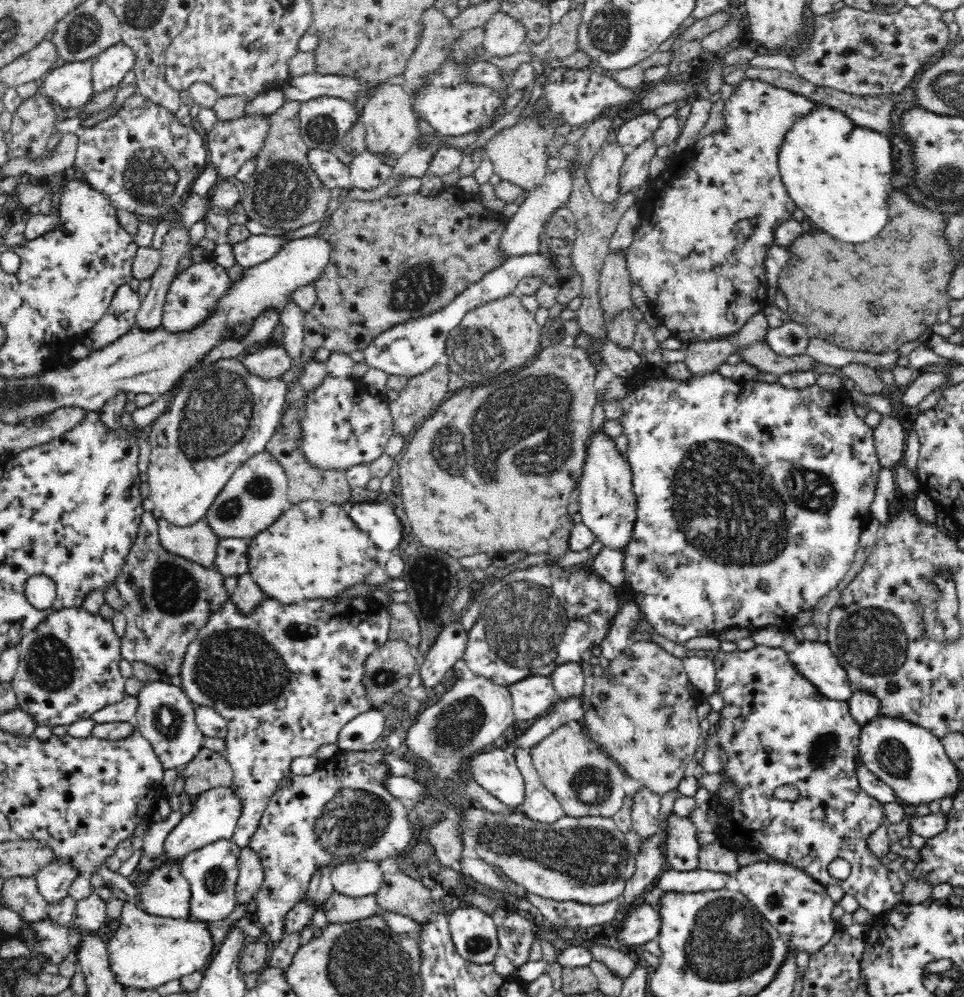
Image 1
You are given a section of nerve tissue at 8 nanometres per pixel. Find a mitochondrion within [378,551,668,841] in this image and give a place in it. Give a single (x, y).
(524, 625)

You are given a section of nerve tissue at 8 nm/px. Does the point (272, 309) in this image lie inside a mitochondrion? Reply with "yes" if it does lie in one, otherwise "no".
no

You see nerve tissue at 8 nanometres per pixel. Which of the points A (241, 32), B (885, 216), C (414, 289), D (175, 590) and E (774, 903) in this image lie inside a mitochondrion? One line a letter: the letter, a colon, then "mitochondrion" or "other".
A: other
B: other
C: mitochondrion
D: mitochondrion
E: mitochondrion

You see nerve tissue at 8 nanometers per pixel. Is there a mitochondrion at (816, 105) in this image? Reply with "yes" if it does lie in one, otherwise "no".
no

